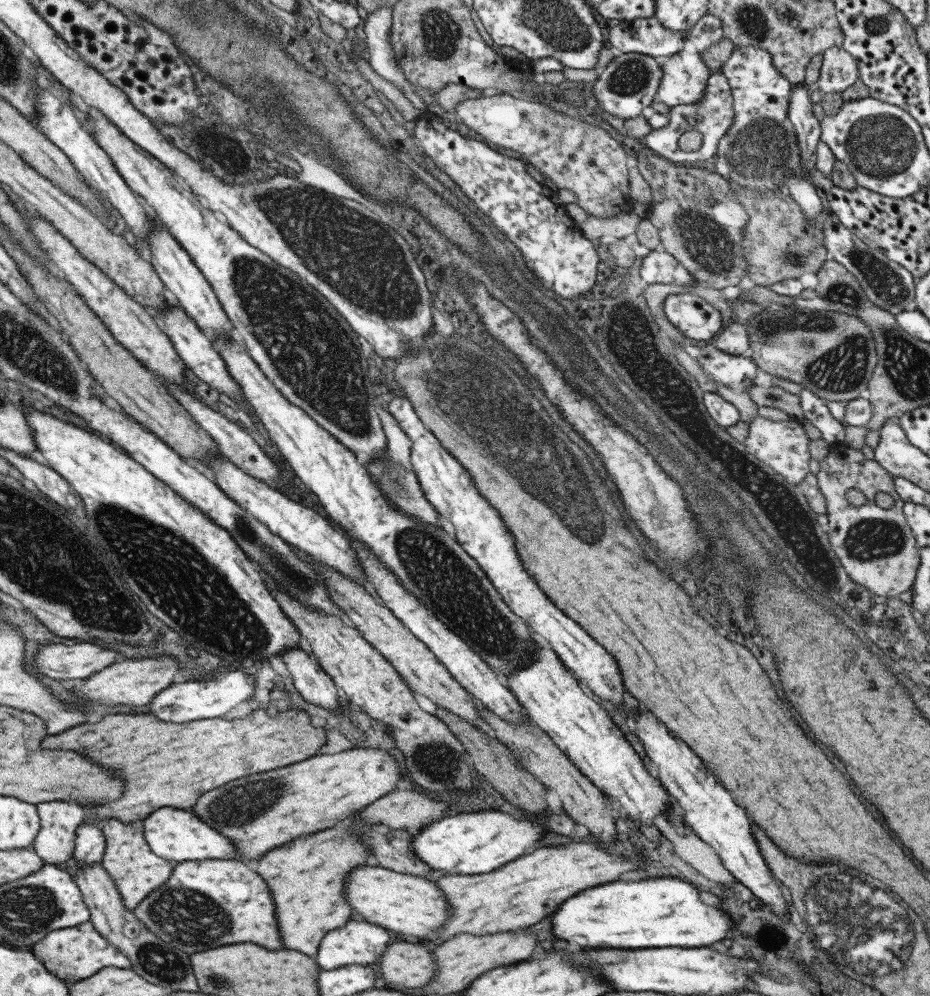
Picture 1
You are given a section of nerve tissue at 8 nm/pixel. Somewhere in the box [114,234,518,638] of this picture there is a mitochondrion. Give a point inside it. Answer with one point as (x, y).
(325, 372)

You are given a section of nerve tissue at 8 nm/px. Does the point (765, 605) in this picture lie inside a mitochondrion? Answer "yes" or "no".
no

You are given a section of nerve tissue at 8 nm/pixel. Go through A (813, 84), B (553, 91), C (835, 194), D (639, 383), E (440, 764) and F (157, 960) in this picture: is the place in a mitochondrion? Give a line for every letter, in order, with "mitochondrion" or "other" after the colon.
A: other
B: other
C: other
D: mitochondrion
E: mitochondrion
F: mitochondrion

